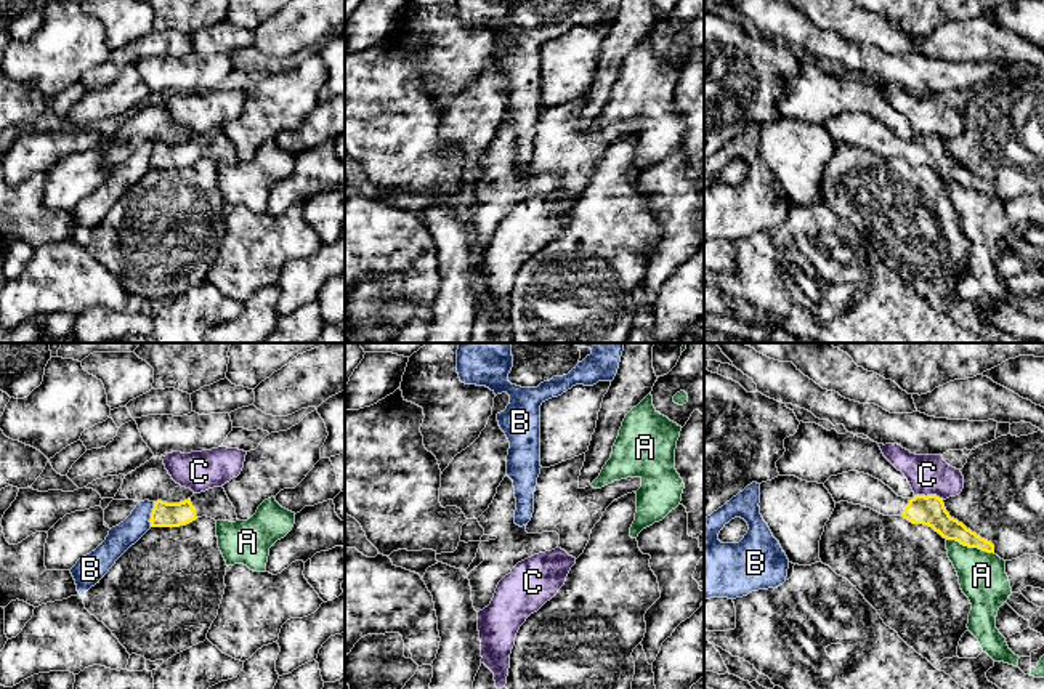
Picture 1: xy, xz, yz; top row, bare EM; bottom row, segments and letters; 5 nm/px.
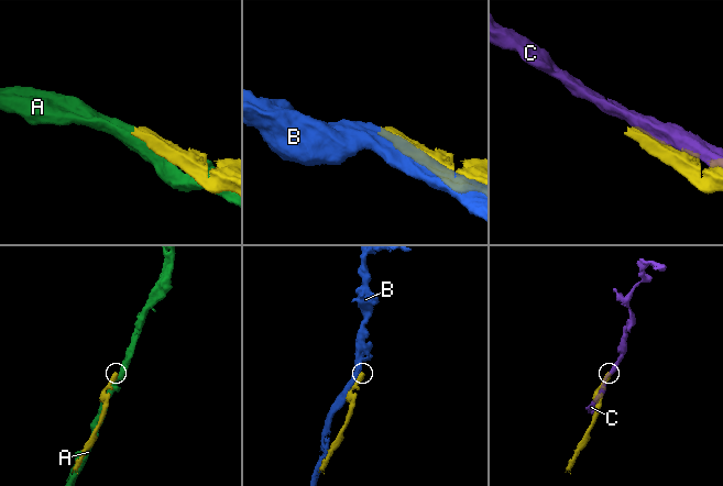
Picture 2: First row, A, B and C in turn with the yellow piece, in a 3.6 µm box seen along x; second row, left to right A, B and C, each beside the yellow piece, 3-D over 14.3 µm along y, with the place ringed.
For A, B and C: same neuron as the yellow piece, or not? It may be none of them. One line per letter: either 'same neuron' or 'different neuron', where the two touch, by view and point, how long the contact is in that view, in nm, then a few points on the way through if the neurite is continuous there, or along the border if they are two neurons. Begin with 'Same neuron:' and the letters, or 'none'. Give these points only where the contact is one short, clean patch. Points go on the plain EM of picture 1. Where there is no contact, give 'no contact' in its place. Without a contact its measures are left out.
Same neuron: none
A: different neuron | yz (971, 188) | 260 nm
B: different neuron | xy (151, 156) | 130 nm
C: different neuron | yz (929, 136) | 150 nm

